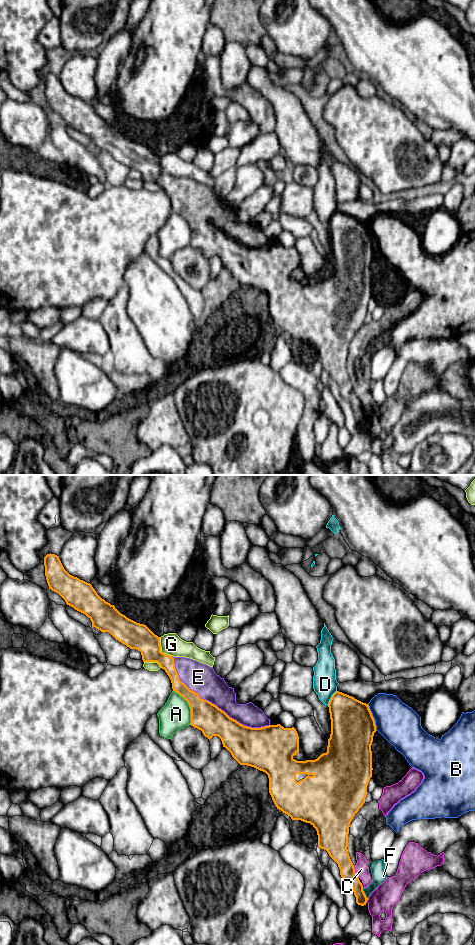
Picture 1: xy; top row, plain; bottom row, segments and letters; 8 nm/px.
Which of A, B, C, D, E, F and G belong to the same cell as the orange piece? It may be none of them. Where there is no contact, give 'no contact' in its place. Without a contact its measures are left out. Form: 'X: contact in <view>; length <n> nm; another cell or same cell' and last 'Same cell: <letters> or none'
A: contact in xy; length 320 nm; another cell
B: contact in xy; length 220 nm; another cell
C: contact in xy; length 110 nm; another cell
D: contact in xy; length 150 nm; another cell
E: contact in xy; length 950 nm; same cell
F: contact in xy; length 100 nm; another cell
G: contact in xy; length 190 nm; another cell
Same cell: E

